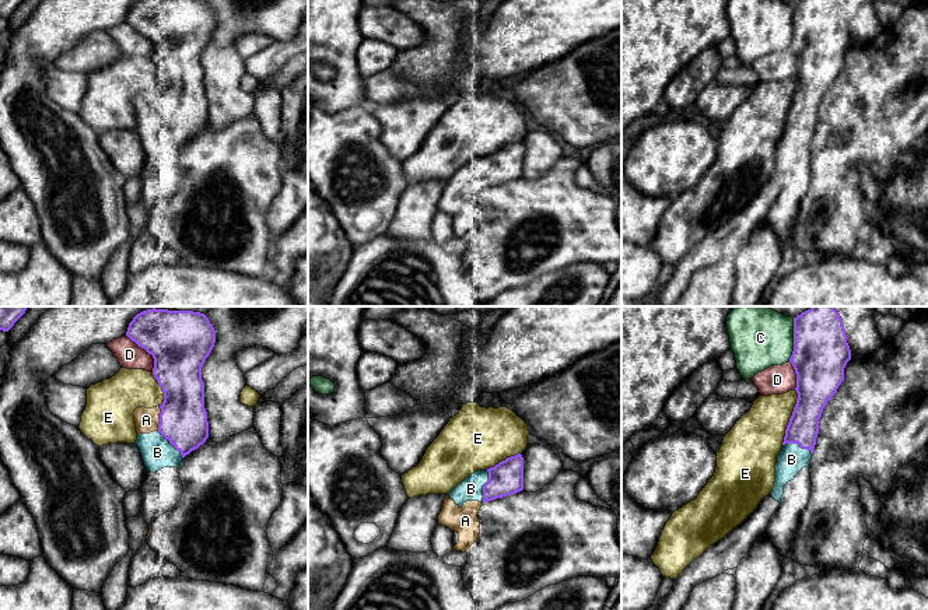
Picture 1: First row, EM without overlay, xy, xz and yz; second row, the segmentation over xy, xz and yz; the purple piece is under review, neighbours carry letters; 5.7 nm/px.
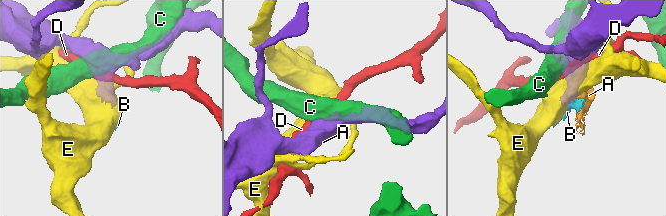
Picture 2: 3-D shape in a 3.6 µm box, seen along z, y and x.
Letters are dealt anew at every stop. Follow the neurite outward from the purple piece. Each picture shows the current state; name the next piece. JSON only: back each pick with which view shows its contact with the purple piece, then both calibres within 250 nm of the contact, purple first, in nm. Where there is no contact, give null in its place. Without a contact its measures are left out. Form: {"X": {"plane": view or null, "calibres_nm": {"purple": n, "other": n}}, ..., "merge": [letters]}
{"B": {"plane": "xz", "calibres_nm": {"purple": 190, "other": 140}}, "merge": ["B"]}

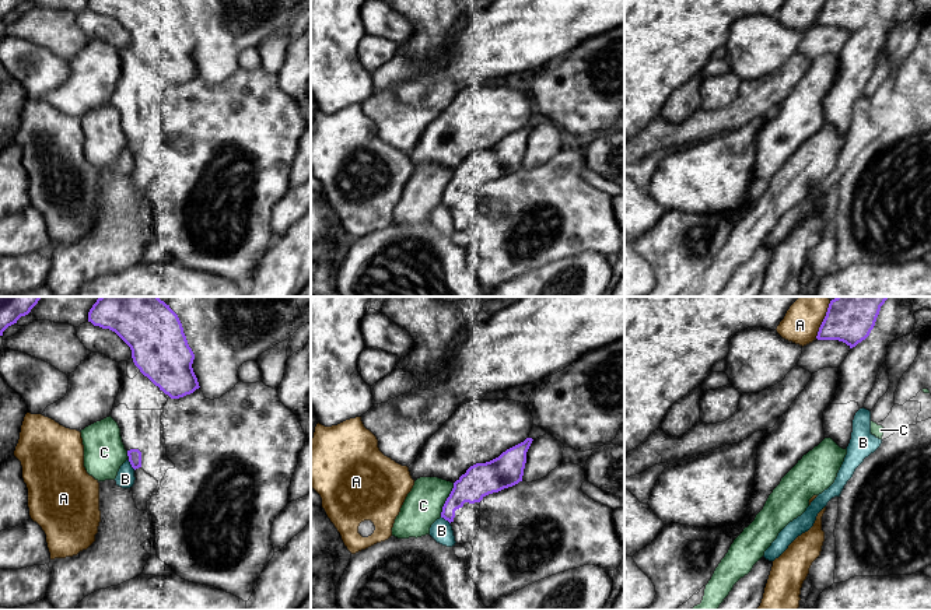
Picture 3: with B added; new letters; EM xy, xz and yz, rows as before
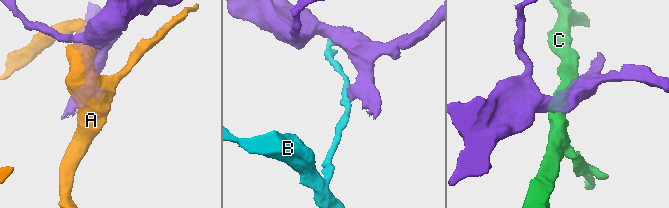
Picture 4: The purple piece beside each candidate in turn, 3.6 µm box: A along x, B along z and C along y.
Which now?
{"merge": []}

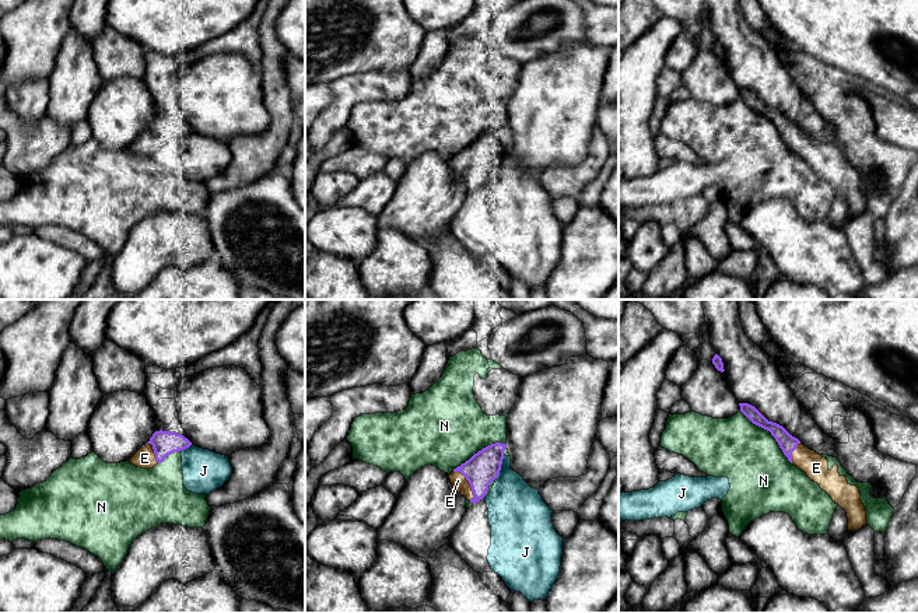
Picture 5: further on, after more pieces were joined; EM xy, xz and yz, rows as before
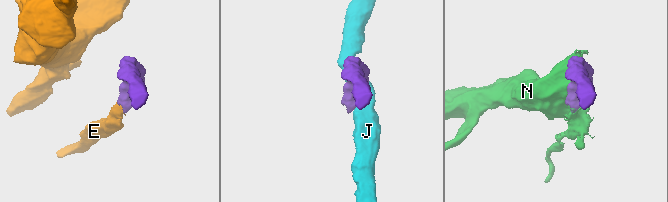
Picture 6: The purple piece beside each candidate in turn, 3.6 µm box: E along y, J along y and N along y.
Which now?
{"E": {"plane": "xz", "calibres_nm": {"purple": 180, "other": 90}}, "merge": ["E"]}

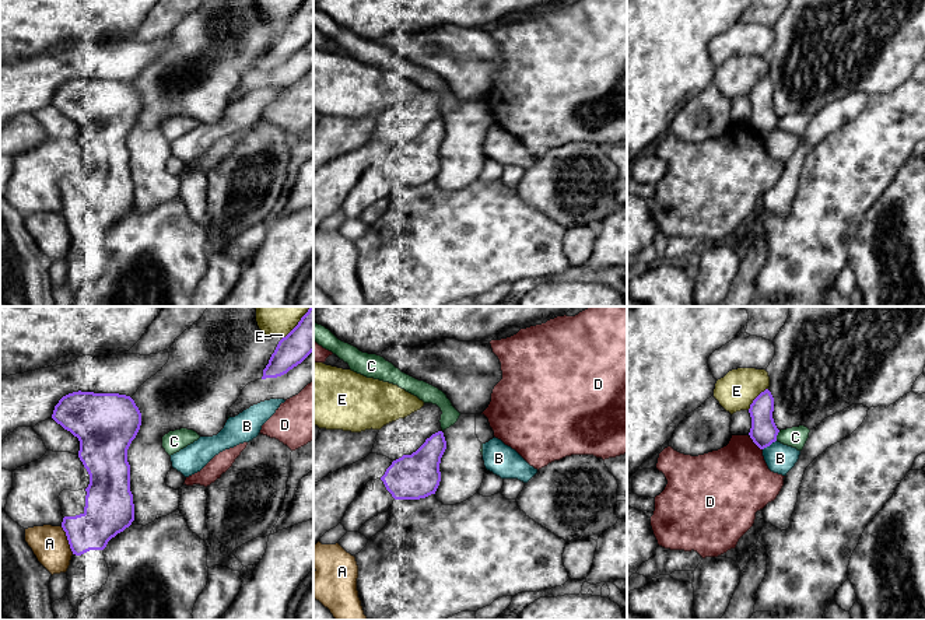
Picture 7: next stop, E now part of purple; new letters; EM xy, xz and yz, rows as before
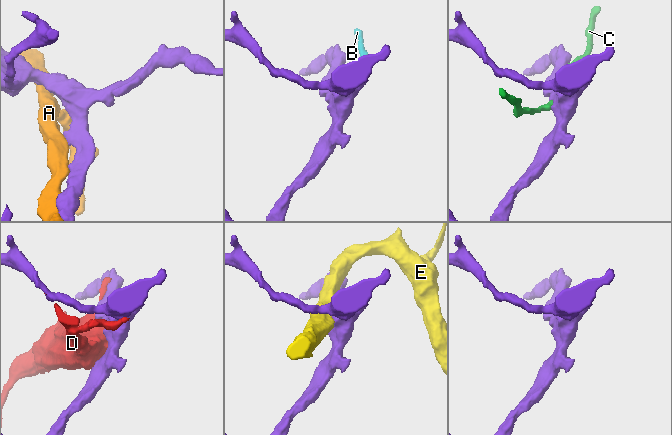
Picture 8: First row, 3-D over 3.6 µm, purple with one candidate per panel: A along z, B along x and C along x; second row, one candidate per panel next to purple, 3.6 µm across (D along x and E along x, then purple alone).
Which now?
{"merge": []}

